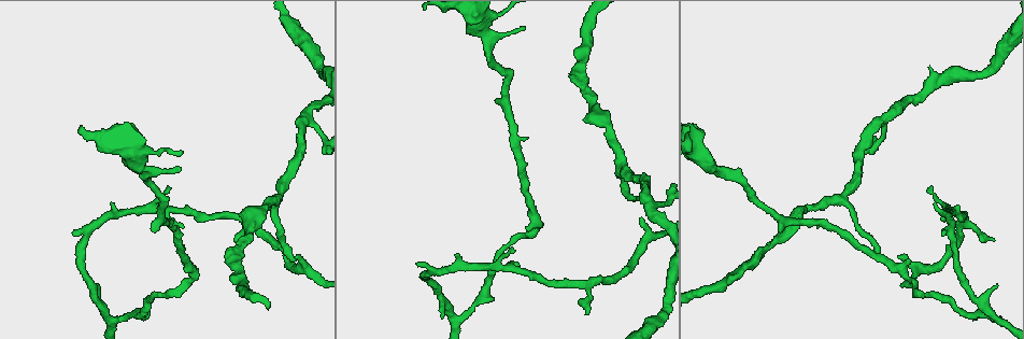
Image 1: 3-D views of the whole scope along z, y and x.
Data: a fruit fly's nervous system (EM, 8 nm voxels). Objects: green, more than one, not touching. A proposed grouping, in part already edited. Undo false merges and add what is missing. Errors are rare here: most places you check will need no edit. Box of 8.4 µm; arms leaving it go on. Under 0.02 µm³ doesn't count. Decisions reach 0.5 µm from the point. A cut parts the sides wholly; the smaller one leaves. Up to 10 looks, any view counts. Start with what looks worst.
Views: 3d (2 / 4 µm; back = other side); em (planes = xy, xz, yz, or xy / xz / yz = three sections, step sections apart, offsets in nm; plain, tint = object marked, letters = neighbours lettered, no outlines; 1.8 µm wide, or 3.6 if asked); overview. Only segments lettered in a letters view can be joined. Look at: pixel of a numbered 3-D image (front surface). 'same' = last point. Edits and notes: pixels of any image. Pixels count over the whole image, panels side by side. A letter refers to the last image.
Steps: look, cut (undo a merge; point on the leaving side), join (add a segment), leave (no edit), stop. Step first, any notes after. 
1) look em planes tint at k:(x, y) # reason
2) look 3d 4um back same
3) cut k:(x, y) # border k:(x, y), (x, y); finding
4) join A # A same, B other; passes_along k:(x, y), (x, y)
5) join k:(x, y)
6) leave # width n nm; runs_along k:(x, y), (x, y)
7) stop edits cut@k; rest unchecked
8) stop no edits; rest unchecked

look 3d 2um at 1:(98, 284) # branch stops here

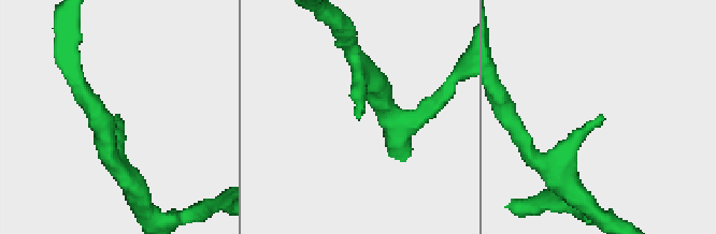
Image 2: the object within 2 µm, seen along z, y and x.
look em yz step 4 letters at 2:(116, 114)

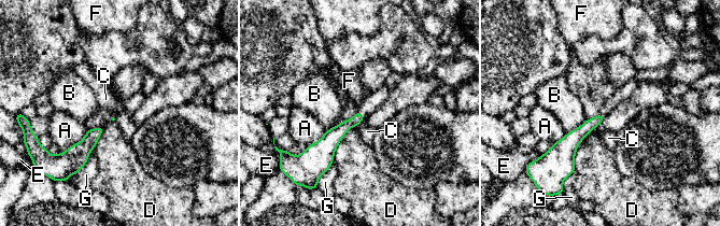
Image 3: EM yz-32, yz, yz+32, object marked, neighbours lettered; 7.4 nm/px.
leave # A other, B other, C other, D other, E other, F other, G other; border 3:(365, 117), (358, 126); no lettered segment goes on from it

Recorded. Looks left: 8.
look em 3.6um xz step 16 tint at 1:(296, 260) # free end

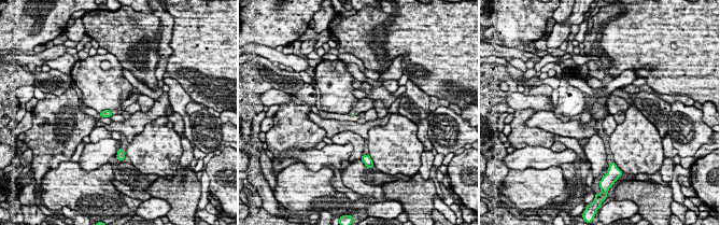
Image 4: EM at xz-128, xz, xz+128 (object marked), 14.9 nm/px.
look em 3.6um planes letters same

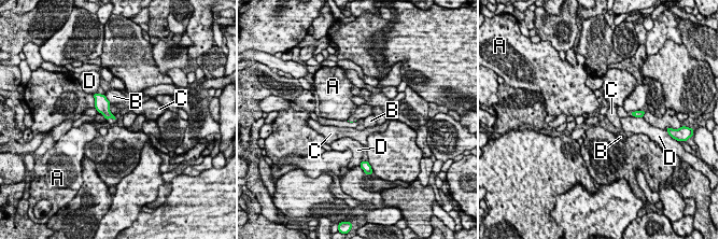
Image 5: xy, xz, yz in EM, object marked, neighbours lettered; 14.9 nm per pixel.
leave # A other, B other, C other, D other; border 5:(99, 112), (106, 120); none of them fits

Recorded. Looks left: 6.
look 3d 4um at 1:(586, 313) # branch stops here

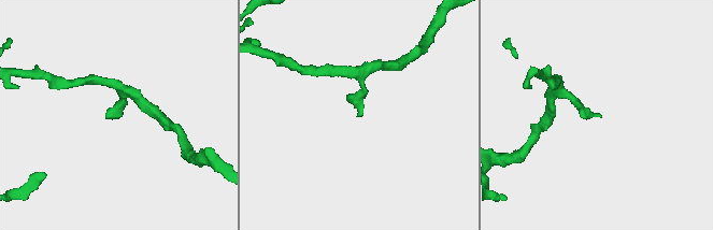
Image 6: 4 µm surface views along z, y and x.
look em xz step 8 letters at 6:(359, 113) # shape alone is not enough

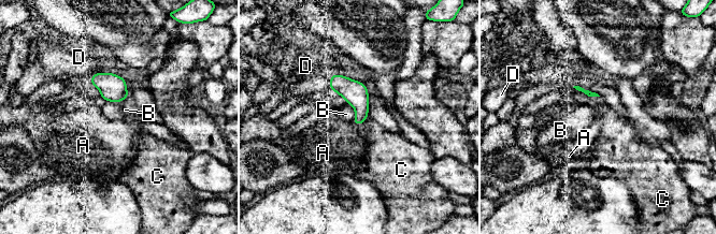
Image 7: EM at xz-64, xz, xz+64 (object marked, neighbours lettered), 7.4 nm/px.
look em planes letters same # cut it another way

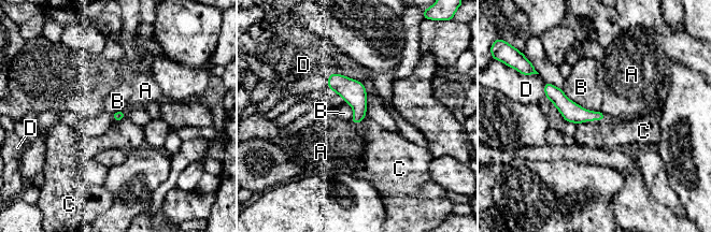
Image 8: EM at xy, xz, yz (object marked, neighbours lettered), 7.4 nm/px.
leave # A other, B other, C other, D other; border 8:(560, 88), (583, 107), (599, 112); none of them fits

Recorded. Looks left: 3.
look 3d 2um back at 1:(946, 231) # an open end

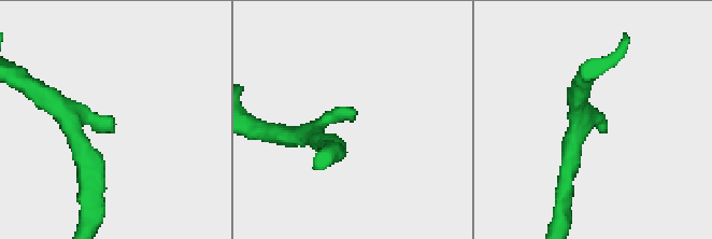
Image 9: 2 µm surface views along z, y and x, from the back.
look em planes letters at 9:(353, 120)

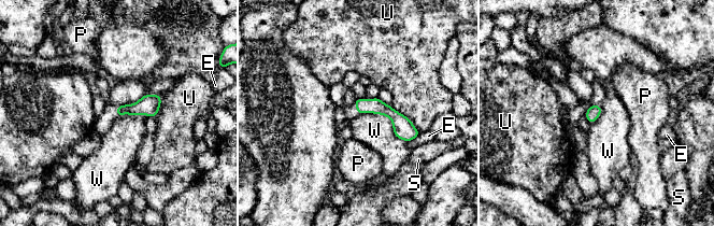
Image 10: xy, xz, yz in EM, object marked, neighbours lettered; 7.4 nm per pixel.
leave # longest_contact W 420 nm; E other, P other, S other, U other, W other; runs_along 10:(358, 102), (387, 110), (415, 132); no lettered segment goes on from it

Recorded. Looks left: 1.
stop no edits; rest unchecked

